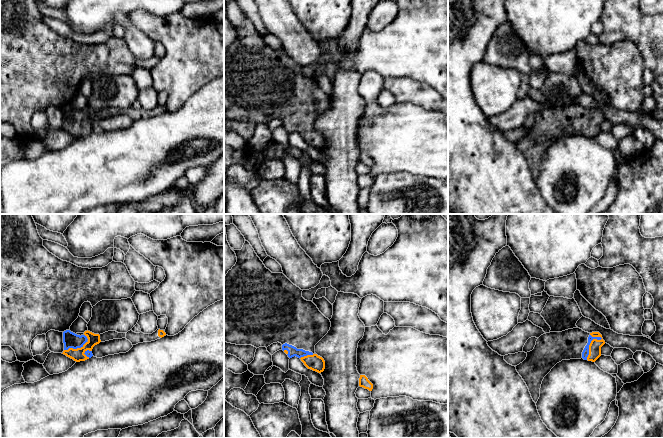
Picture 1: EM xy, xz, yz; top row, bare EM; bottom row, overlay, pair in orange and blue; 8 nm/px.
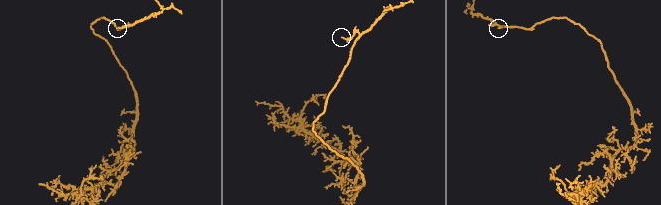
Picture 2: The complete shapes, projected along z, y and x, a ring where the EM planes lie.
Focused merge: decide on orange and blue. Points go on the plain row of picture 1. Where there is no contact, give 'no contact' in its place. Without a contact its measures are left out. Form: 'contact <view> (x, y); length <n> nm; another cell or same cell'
contact yz (589, 122); length 220 nm; same cell

